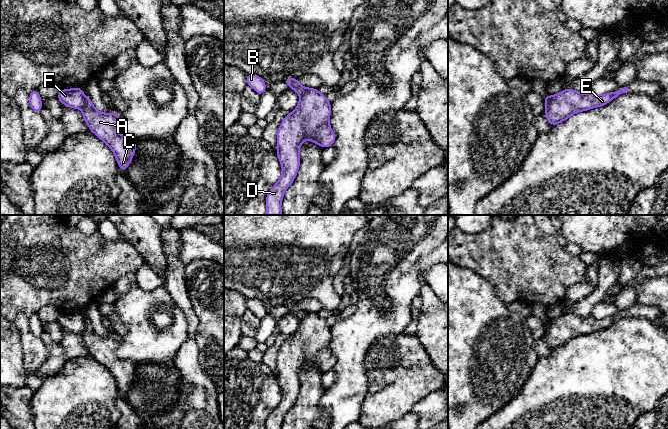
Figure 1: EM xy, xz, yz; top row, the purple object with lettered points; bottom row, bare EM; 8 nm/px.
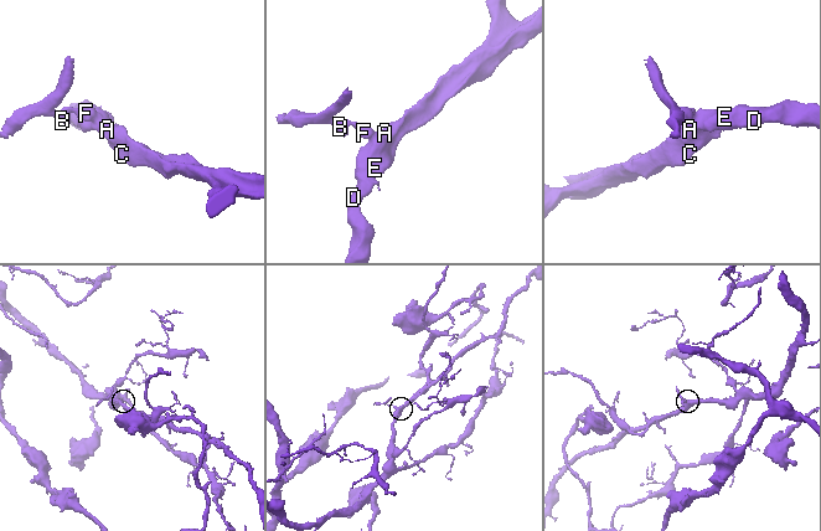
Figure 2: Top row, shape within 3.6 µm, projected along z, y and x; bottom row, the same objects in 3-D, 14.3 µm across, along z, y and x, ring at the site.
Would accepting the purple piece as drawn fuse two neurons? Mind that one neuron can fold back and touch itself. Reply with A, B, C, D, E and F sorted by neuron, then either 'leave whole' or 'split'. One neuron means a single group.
groups A C D E / B F; split

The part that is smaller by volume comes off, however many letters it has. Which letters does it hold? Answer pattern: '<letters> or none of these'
B, F

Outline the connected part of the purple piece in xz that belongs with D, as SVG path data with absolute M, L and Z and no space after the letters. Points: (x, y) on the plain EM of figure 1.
M308 312L307 316L300 320L297 331L283 342L277 355L277 381L282 389L282 397L275 409L272 410L266 420L266 429L281 429L287 412L294 406L300 390L299 374L302 367L310 364L323 373L332 370L336 359L332 355L329 344L331 339L331 326L318 313Z

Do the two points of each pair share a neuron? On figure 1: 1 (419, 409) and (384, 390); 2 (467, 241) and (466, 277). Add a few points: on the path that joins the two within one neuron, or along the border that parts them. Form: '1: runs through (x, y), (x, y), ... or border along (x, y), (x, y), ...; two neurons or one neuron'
1: border along (433, 392), (421, 398), (411, 410); two neurons
2: border along (458, 264), (470, 268), (486, 280); two neurons

